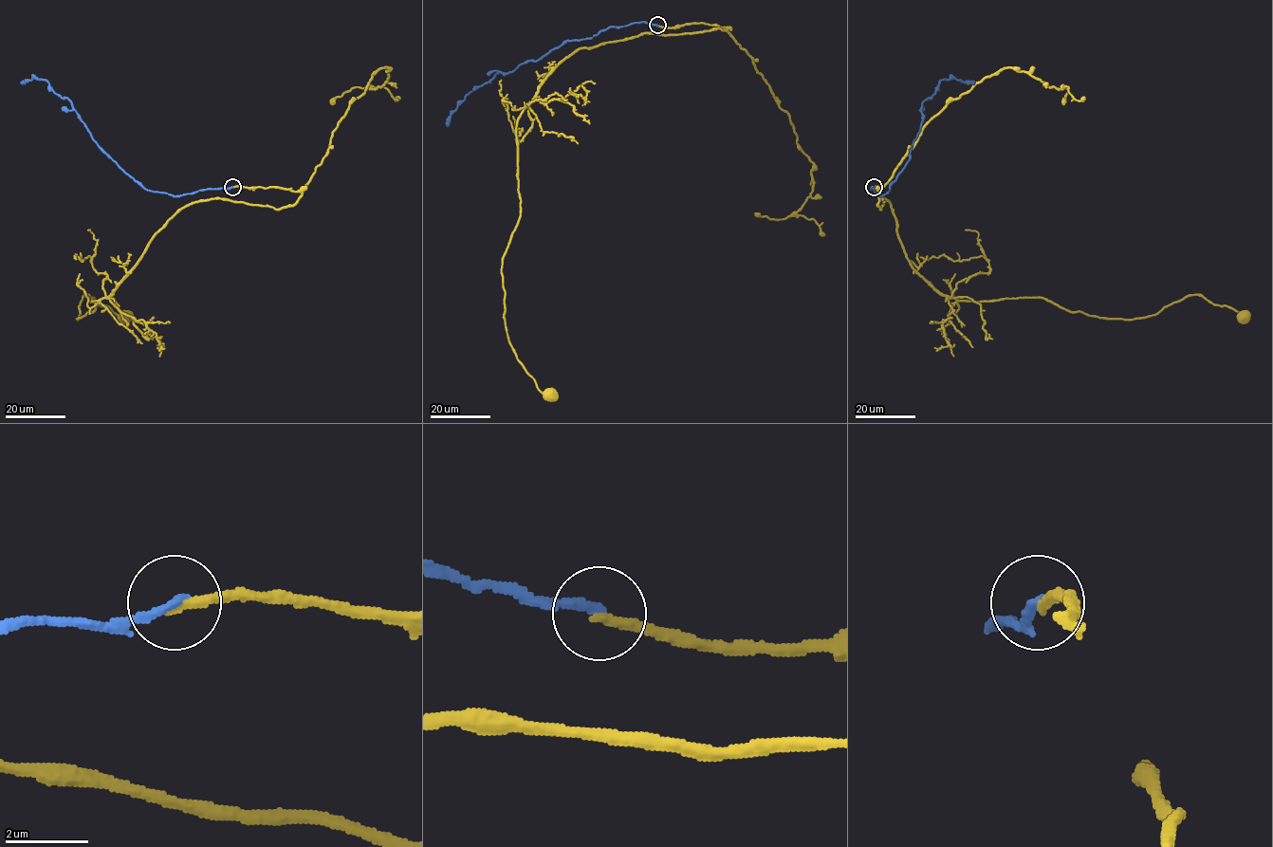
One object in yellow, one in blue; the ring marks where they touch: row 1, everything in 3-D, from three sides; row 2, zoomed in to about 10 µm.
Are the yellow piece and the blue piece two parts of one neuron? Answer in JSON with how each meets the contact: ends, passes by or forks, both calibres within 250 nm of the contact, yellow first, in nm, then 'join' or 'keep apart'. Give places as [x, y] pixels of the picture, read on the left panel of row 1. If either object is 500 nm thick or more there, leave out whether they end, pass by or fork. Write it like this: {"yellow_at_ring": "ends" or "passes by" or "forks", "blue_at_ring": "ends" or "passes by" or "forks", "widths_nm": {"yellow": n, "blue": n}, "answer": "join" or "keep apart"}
{"yellow_at_ring": "ends", "blue_at_ring": "ends", "widths_nm": {"yellow": 240, "blue": 240}, "answer": "keep apart"}

